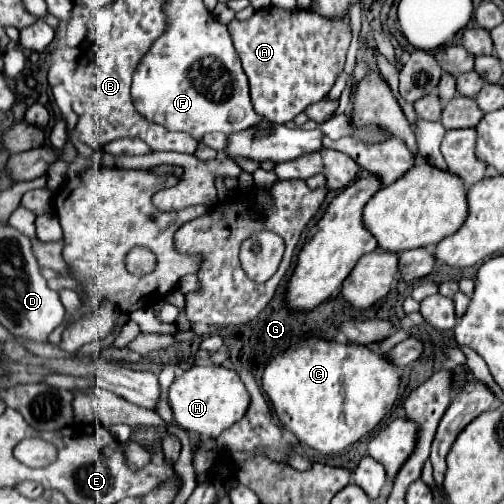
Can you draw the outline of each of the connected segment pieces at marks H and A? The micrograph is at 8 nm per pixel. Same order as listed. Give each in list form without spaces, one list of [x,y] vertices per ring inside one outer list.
[[[195,364],[173,380],[169,388],[169,406],[181,428],[197,432],[201,438],[217,438],[223,430],[243,418],[249,406],[249,394],[233,370],[215,364]]]
[[[263,8],[257,10],[249,20],[229,22],[229,32],[235,44],[235,50],[243,62],[243,70],[249,78],[251,88],[251,102],[255,112],[275,124],[287,124],[291,122],[299,112],[303,112],[309,104],[319,102],[323,96],[329,94],[329,90],[335,84],[337,74],[343,70],[345,54],[351,42],[351,28],[347,28],[343,22],[335,22],[329,18],[323,18],[309,10],[283,10],[283,8]]]

